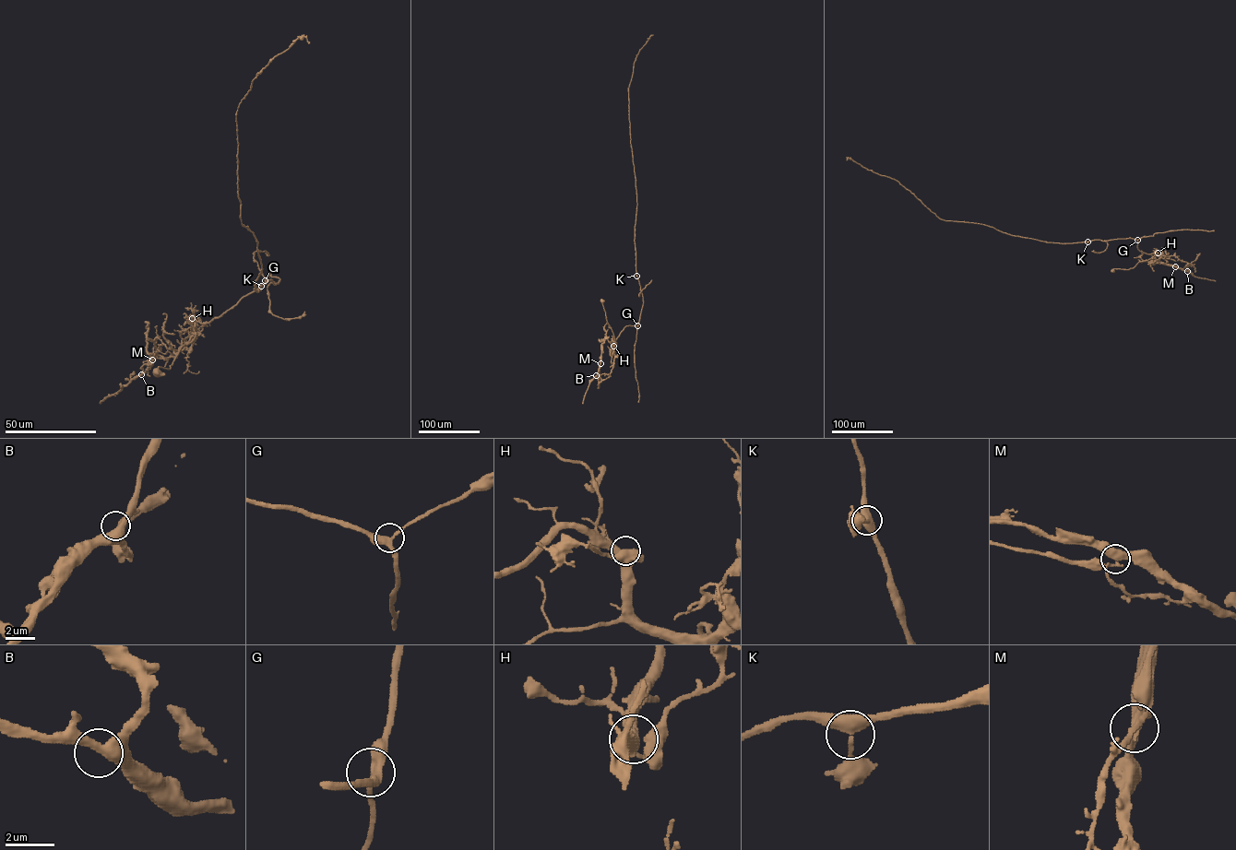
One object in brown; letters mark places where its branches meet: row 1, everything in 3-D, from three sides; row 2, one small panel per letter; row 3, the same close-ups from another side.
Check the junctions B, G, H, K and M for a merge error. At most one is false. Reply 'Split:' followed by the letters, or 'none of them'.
Split: M

